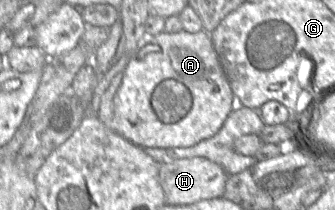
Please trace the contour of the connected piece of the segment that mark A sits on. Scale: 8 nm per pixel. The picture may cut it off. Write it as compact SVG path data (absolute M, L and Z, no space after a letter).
M205 30L190 33L165 31L146 37L141 47L130 57L123 79L113 99L112 129L139 147L191 147L215 135L229 113L235 108L236 97Z

